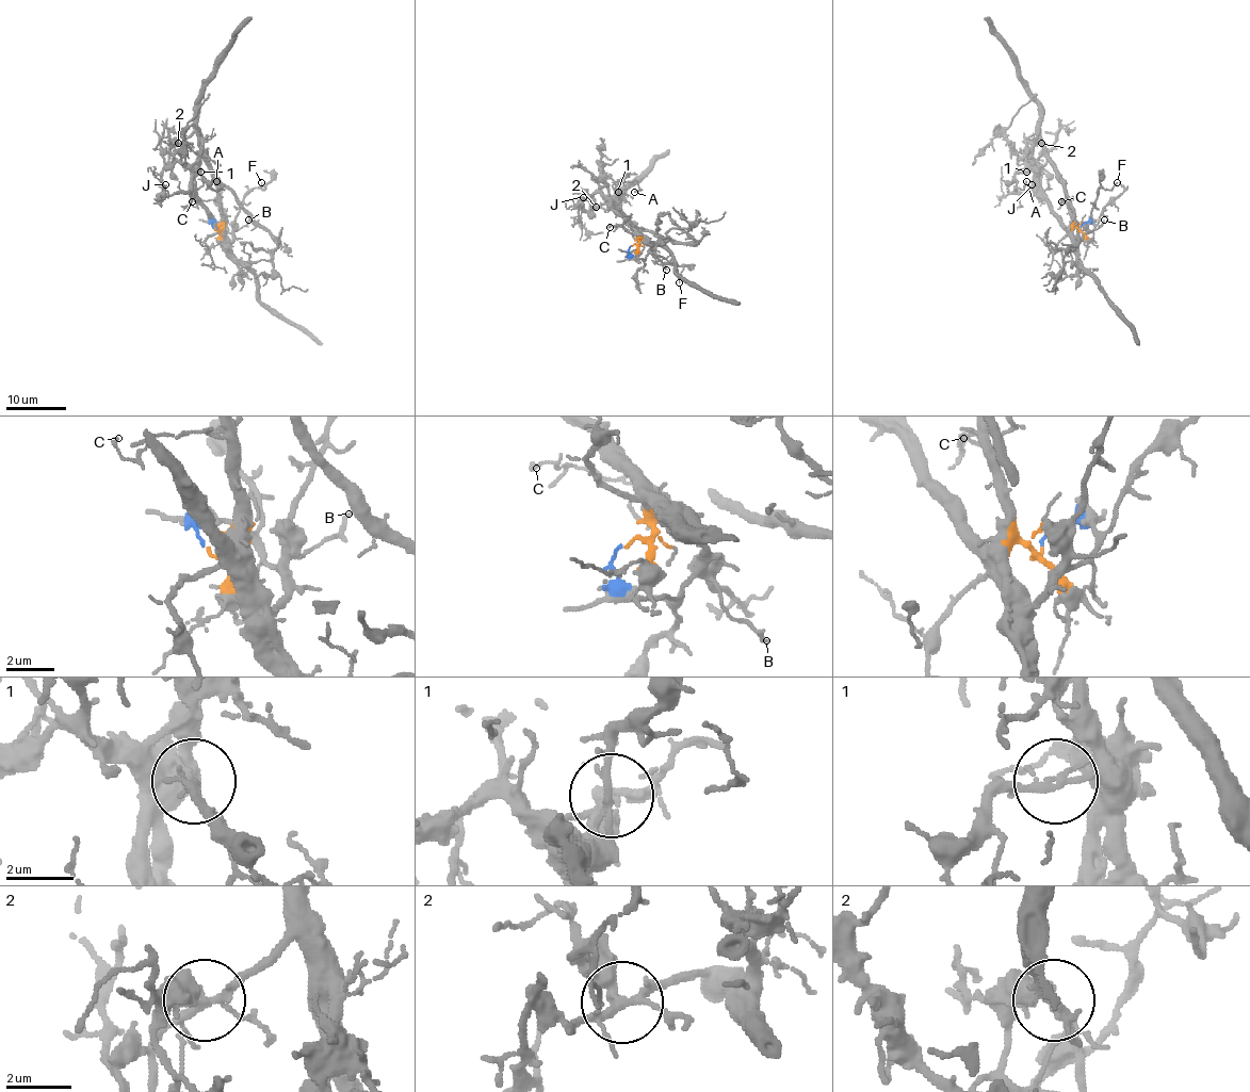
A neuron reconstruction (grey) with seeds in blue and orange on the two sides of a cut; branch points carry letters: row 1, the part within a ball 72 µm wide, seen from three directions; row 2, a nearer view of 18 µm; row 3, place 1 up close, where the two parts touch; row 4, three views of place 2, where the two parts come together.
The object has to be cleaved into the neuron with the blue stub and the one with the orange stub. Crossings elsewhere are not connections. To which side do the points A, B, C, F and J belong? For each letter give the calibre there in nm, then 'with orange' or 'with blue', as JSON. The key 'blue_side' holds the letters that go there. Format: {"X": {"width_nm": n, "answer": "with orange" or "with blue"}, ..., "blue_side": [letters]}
{"A": {"width_nm": 130, "answer": "with orange"}, "B": {"width_nm": 90, "answer": "with blue"}, "C": {"width_nm": 140, "answer": "with orange"}, "F": {"width_nm": 90, "answer": "with blue"}, "J": {"width_nm": 80, "answer": "with orange"}, "blue_side": ["B", "F"]}

